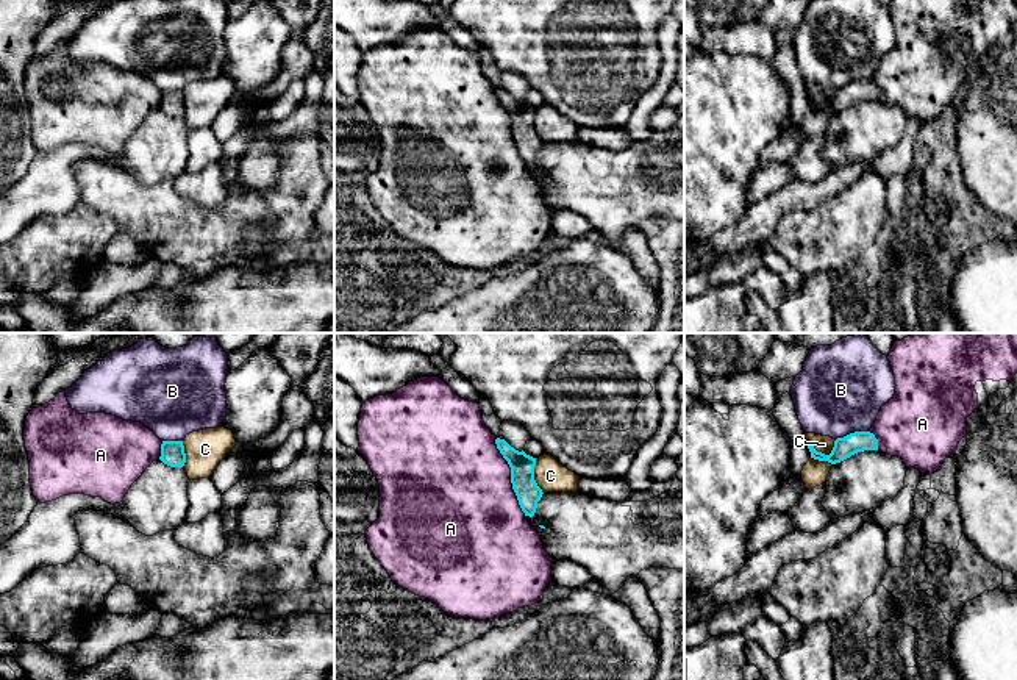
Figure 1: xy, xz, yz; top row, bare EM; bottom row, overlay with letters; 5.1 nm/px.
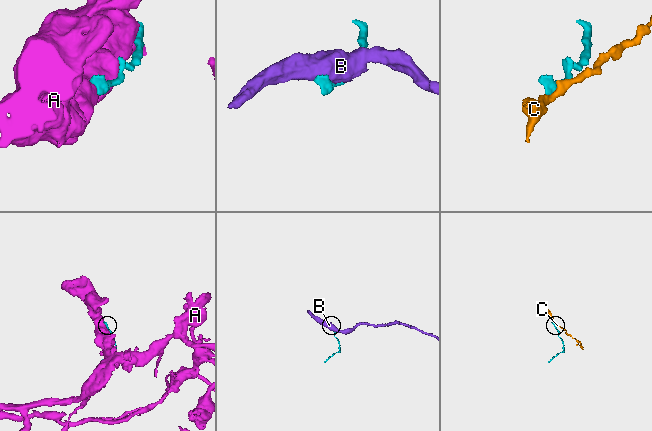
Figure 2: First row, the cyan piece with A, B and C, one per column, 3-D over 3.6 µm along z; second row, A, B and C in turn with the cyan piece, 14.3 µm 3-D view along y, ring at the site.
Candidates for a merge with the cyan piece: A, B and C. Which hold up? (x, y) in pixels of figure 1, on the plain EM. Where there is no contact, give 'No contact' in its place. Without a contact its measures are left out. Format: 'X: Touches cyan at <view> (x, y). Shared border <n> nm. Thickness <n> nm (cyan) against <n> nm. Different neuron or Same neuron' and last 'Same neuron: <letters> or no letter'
A: Touches cyan at xz (511, 127). Shared border 440 nm. Thickness 130 nm (cyan) against 480 nm. Different neuron
B: Touches cyan at yz (852, 83). Shared border 180 nm. Thickness 110 nm (cyan) against 440 nm. Different neuron
C: Touches cyan at yz (824, 103). Shared border 150 nm. Thickness 110 nm (cyan) against 90 nm. Same neuron
Same neuron: C

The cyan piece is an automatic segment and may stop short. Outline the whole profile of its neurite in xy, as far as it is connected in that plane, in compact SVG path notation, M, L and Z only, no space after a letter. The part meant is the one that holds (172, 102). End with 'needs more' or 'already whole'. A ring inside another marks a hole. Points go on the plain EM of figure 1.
M205 78L186 84L183 91L162 91L159 109L170 117L183 117L189 130L209 128L234 95L230 78Z | needs more

